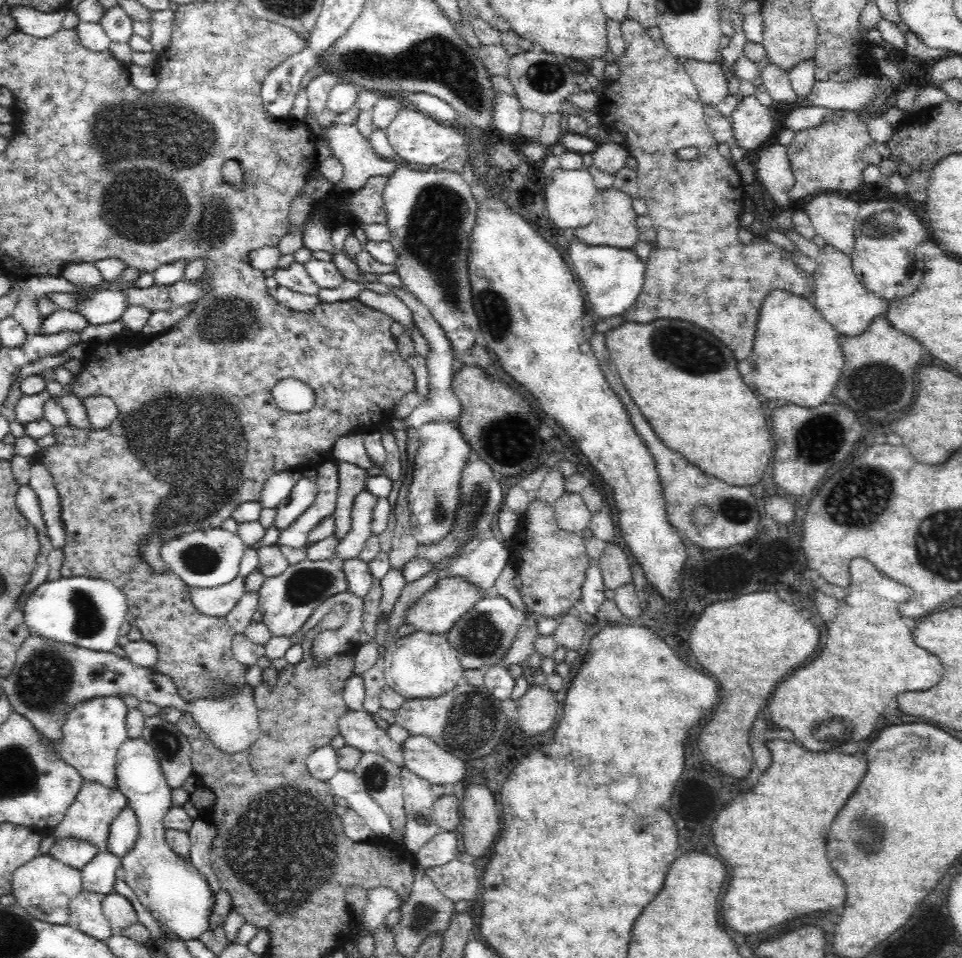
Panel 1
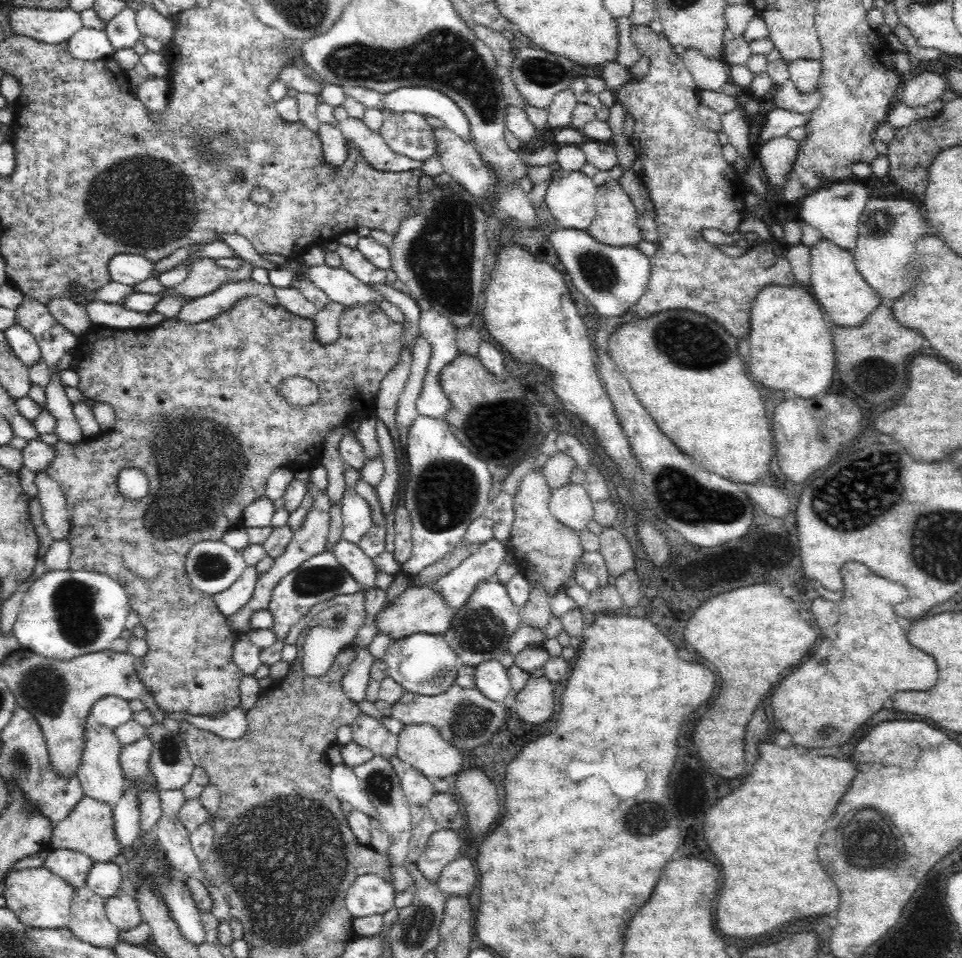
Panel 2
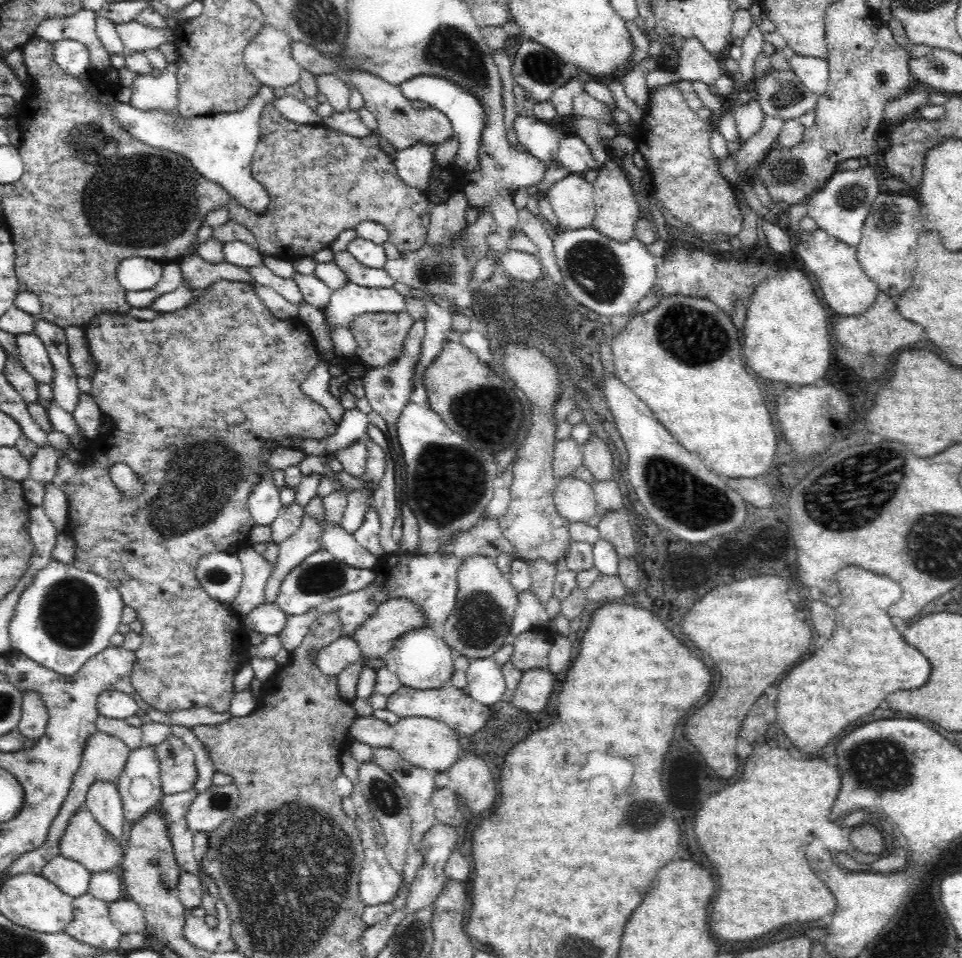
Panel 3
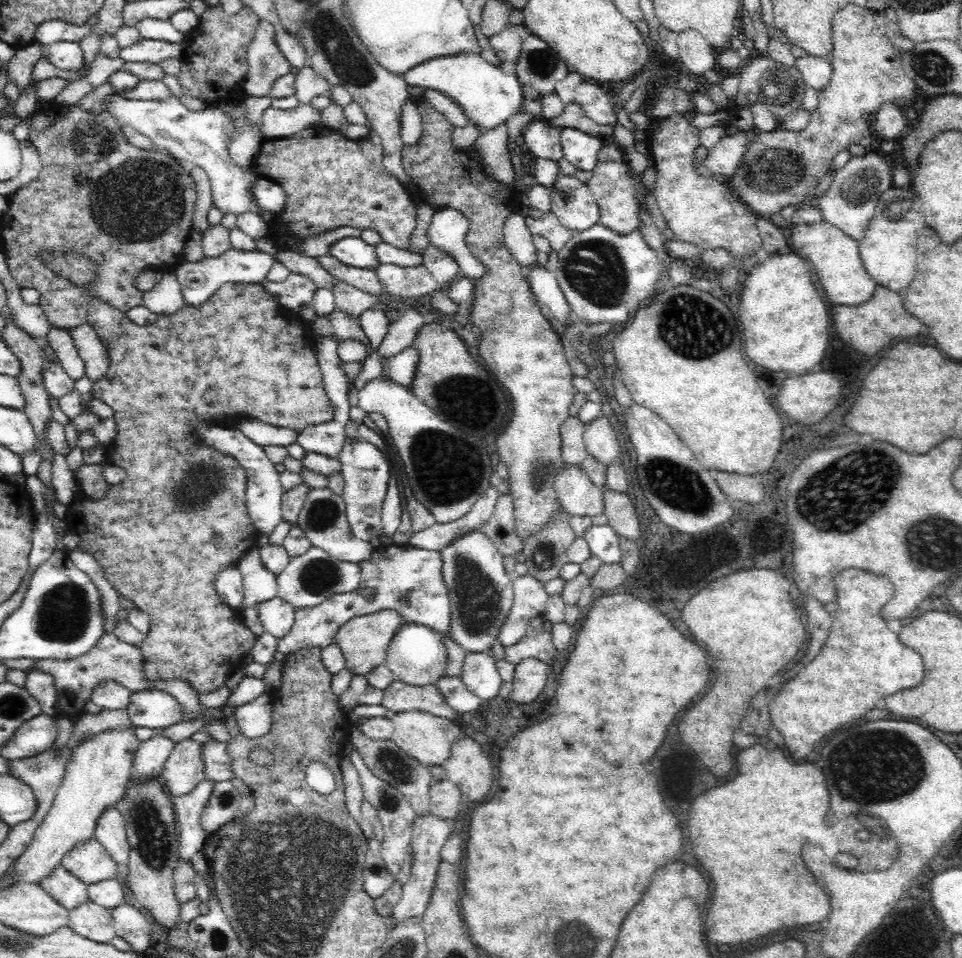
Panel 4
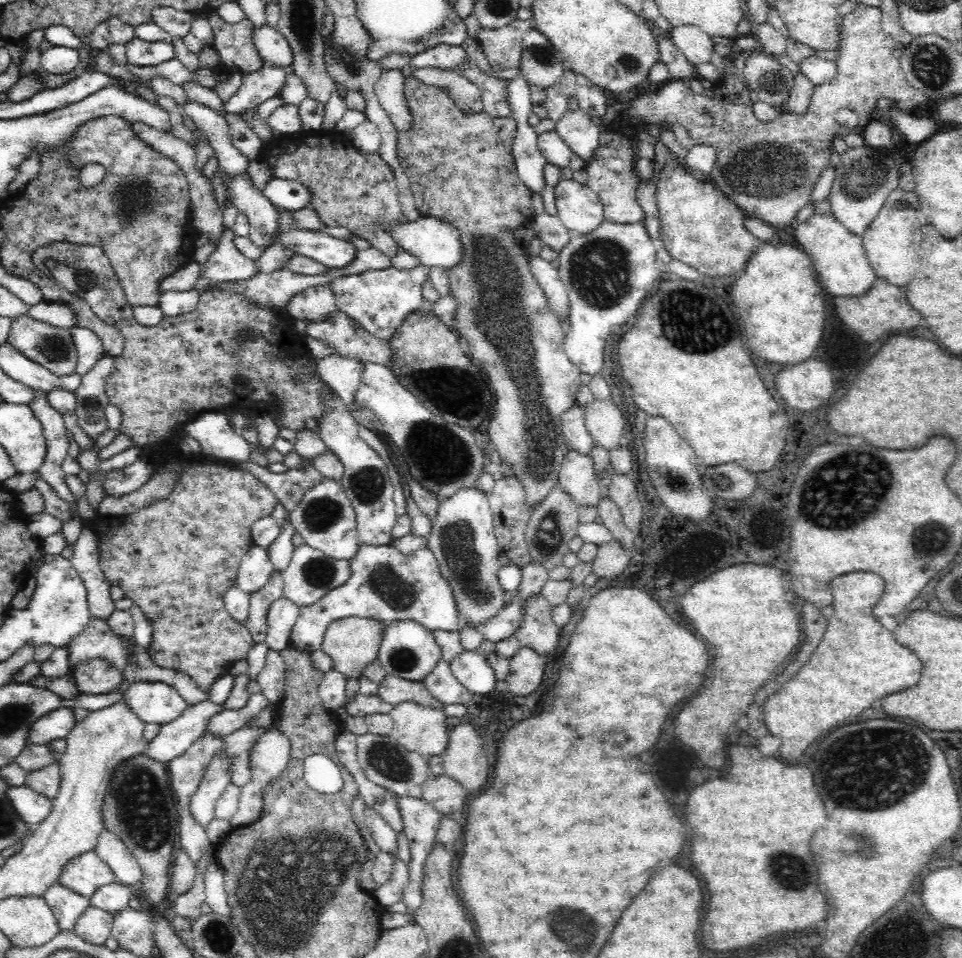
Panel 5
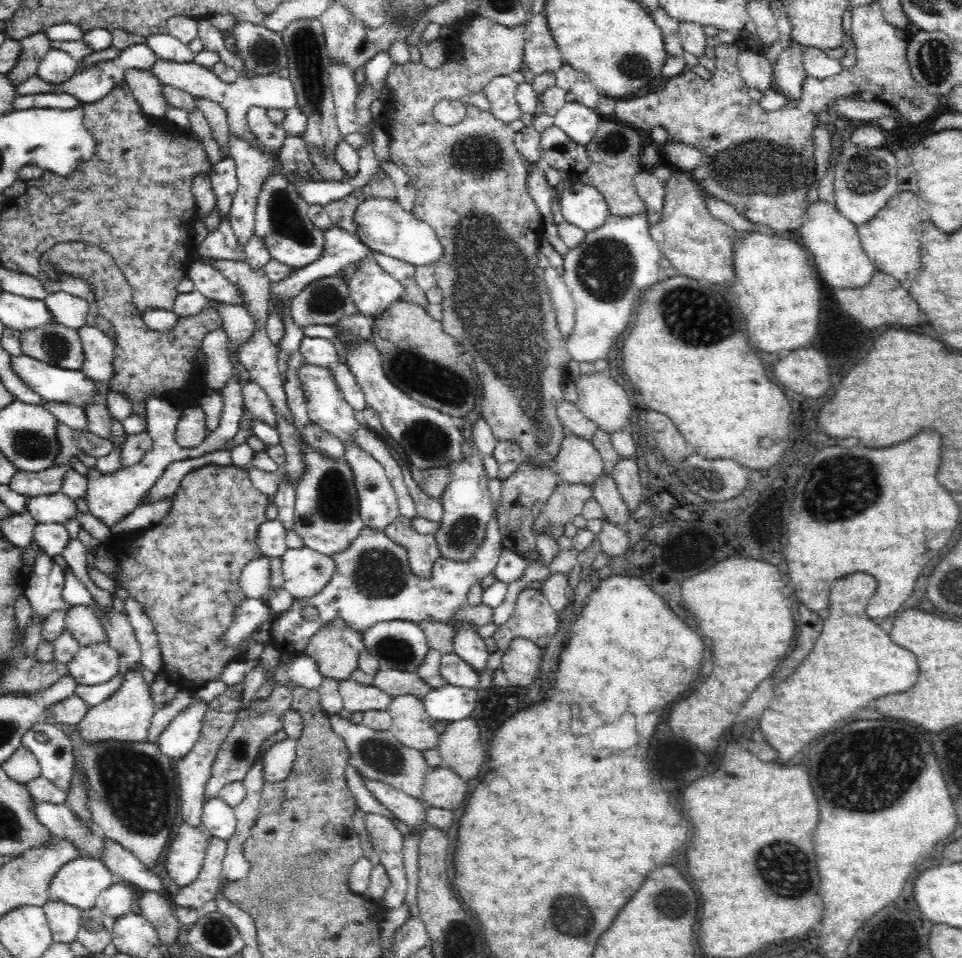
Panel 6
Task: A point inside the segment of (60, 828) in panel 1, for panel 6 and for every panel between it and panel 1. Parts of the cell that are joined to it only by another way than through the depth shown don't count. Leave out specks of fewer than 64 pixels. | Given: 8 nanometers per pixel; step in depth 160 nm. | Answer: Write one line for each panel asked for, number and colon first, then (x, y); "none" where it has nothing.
2: (89, 828)
3: (84, 840)
4: (88, 861)
5: (84, 874)
6: (79, 882)

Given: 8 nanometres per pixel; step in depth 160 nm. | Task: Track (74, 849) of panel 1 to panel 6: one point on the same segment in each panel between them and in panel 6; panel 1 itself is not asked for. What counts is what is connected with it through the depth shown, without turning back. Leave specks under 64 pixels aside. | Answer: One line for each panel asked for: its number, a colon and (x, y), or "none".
2: (73, 867)
3: (69, 876)
4: (70, 892)
5: (67, 906)
6: (64, 920)

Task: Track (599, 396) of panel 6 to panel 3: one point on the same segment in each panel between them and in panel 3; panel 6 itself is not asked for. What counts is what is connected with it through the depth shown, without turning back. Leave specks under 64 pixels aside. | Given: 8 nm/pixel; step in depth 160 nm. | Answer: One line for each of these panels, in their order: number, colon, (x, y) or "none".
3: (597, 456)
4: (600, 439)
5: (603, 417)

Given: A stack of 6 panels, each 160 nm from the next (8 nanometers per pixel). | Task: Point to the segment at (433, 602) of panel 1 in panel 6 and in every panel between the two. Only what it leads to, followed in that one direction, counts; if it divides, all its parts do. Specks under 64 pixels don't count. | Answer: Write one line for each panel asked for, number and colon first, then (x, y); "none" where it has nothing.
2: (418, 610)
3: (375, 637)
4: (364, 640)
5: (351, 643)
6: (335, 648)

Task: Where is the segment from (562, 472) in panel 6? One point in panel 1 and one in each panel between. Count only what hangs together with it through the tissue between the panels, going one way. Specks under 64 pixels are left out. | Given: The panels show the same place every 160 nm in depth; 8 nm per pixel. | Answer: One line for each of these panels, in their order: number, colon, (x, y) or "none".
1: (571, 512)
2: (571, 505)
3: (575, 501)
4: (578, 496)
5: (577, 477)

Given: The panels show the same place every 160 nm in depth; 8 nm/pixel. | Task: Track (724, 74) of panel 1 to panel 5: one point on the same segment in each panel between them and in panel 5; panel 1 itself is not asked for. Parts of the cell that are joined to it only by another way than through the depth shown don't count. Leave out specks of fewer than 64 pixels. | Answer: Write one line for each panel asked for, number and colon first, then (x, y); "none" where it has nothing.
2: (709, 74)
3: (695, 63)
4: (696, 56)
5: (694, 43)

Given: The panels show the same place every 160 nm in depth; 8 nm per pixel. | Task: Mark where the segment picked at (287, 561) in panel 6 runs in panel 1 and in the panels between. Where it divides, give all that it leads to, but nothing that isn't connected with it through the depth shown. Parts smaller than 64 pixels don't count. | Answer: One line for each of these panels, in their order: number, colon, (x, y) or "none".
1: (286, 601)
2: (320, 578)
3: (319, 577)
4: (309, 579)
5: (310, 574)

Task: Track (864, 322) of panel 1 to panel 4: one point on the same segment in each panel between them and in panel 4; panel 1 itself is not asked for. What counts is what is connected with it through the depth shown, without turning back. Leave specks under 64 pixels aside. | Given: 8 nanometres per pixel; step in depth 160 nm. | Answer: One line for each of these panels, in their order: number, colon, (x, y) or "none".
2: (844, 295)
3: (846, 287)
4: (836, 257)

